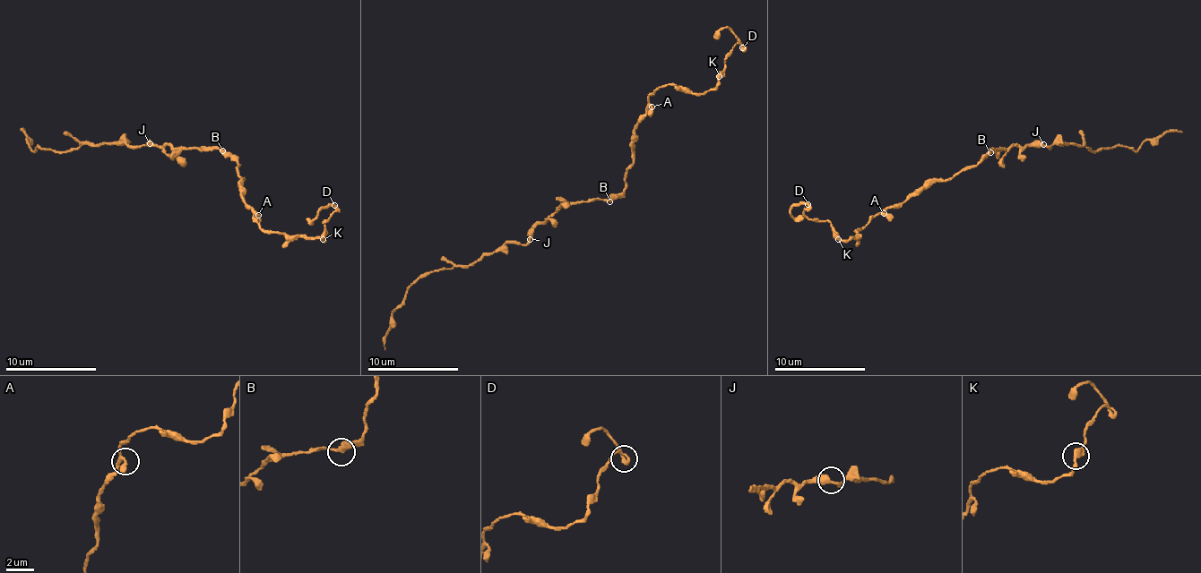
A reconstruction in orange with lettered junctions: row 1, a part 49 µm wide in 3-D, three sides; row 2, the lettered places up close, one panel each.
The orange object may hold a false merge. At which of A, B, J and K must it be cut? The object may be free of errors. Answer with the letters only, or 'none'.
none

